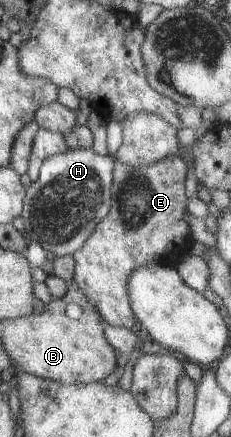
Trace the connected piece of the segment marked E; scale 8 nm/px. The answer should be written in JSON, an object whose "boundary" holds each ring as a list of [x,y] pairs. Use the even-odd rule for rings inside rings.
{"boundary":[[[177,155],[162,157],[148,166],[128,166],[114,161],[112,167],[111,197],[108,212],[100,219],[96,228],[89,234],[83,245],[76,249],[71,257],[74,259],[72,279],[80,292],[94,303],[98,315],[109,325],[135,330],[138,328],[134,313],[126,296],[126,279],[137,266],[145,264],[176,264],[187,258],[185,250],[192,244],[188,223],[183,219],[185,207],[185,163]]]}

